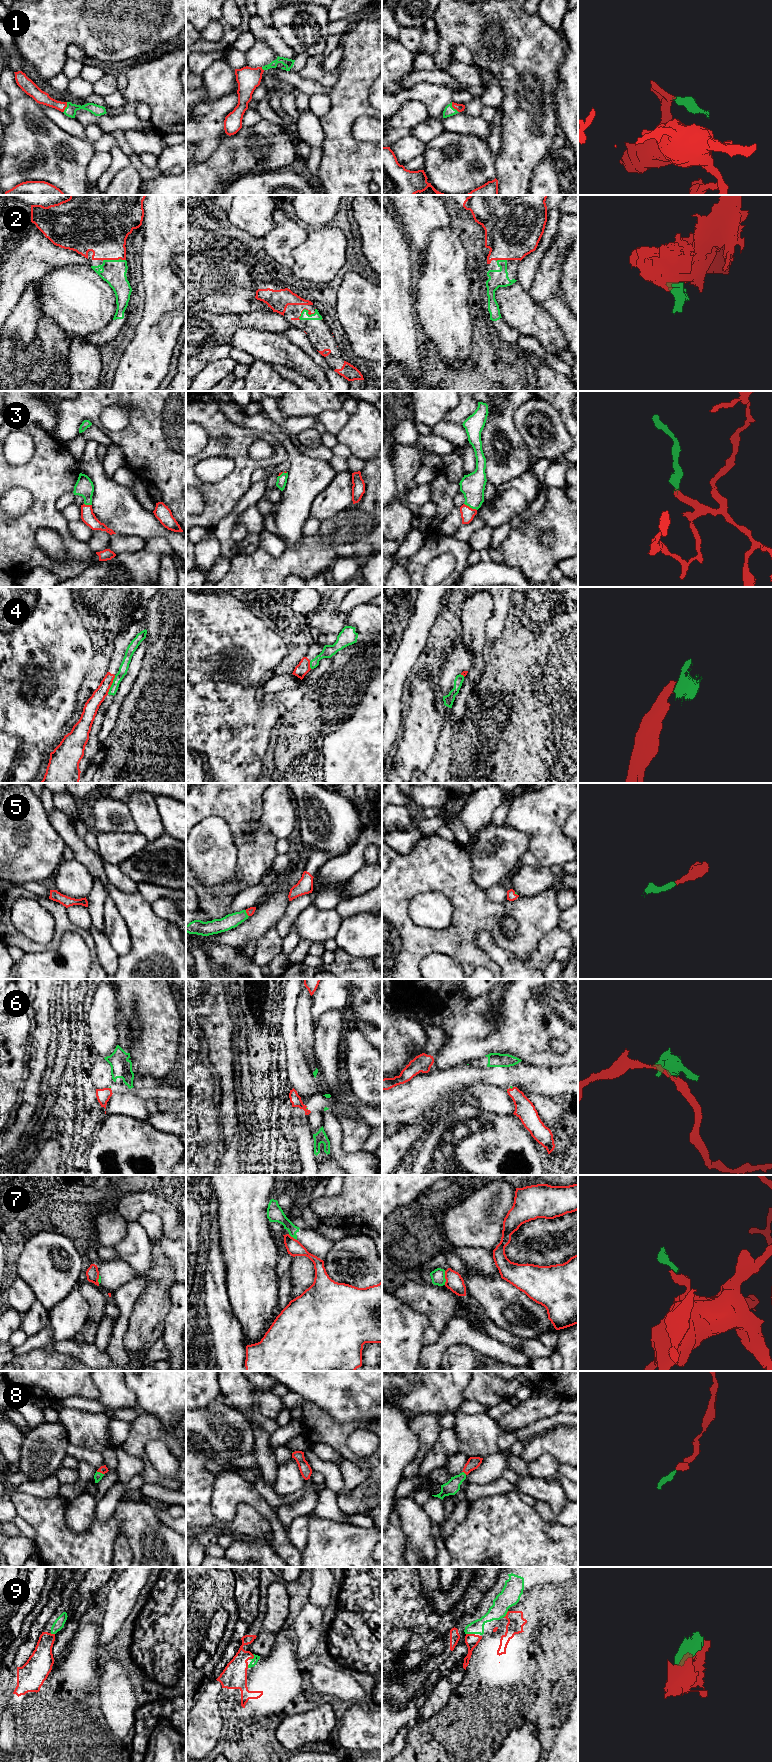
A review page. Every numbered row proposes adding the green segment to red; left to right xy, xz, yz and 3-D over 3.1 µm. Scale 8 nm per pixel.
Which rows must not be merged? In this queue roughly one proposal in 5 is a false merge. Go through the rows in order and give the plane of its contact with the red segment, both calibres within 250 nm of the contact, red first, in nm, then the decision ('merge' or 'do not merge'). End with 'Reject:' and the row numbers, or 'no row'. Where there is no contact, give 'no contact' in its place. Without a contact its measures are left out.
1: contact in yz; calibres 60 and 80 nm; merge
2: contact in xy; calibres 380 and 190 nm; merge
3: contact in yz; calibres 110 and 190 nm; merge
4: contact in xy; calibres 120 and 70 nm; do not merge
5: contact in xz; calibres 70 and 120 nm; merge
6: contact in yz; calibres 160 and 20 nm; do not merge
7: contact in yz; calibres 140 and 110 nm; do not merge
8: contact in xy; calibres 60 and 70 nm; merge
9: contact in xz; calibres 200 and 50 nm; merge
Reject: 4, 6, 7

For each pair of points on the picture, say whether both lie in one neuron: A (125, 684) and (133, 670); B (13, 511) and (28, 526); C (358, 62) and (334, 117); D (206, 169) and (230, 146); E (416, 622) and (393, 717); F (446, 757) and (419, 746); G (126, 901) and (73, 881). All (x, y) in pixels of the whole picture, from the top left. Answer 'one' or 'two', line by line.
A: one
B: two
C: one
D: one
E: one
F: two
G: two

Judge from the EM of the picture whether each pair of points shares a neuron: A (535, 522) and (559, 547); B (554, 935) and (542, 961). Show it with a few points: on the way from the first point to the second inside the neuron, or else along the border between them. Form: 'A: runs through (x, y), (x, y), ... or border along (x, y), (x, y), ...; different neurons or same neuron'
A: runs through (545, 522), (549, 522), (559, 532), (559, 537); same neuron
B: runs through (552, 941), (542, 955); same neuron

